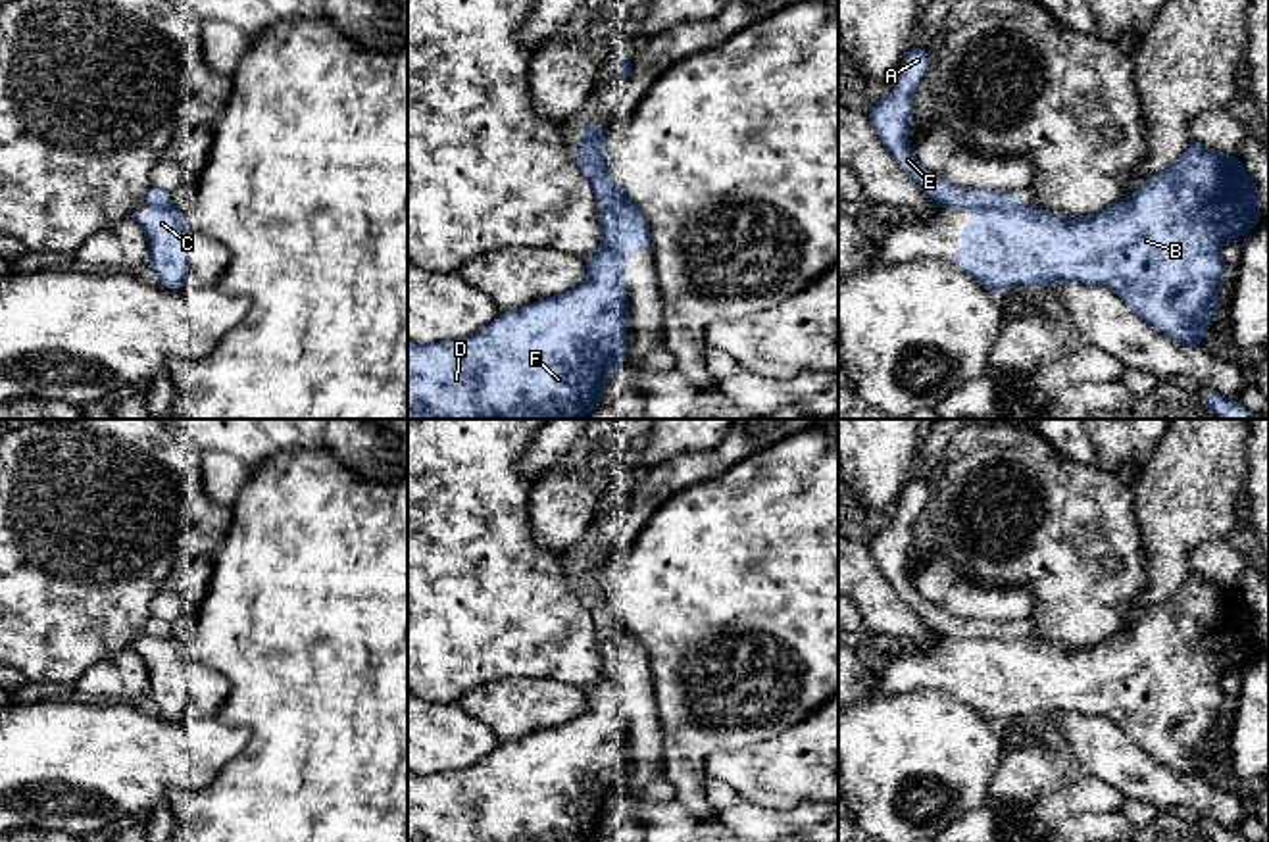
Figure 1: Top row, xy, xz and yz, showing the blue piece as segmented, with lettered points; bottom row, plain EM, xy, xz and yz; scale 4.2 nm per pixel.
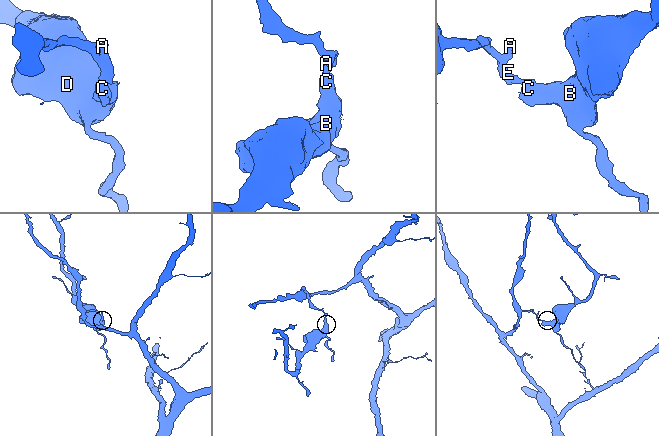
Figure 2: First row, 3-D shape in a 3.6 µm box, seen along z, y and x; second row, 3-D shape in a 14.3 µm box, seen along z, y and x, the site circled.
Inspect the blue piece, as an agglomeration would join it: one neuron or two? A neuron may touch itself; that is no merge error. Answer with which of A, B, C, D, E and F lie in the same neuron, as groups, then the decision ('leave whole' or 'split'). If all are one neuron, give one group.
groups A E / B C D F; split

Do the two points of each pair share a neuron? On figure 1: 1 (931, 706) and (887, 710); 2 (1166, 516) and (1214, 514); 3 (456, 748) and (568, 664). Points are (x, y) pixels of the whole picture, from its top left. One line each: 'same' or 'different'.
1: same
2: same
3: different

